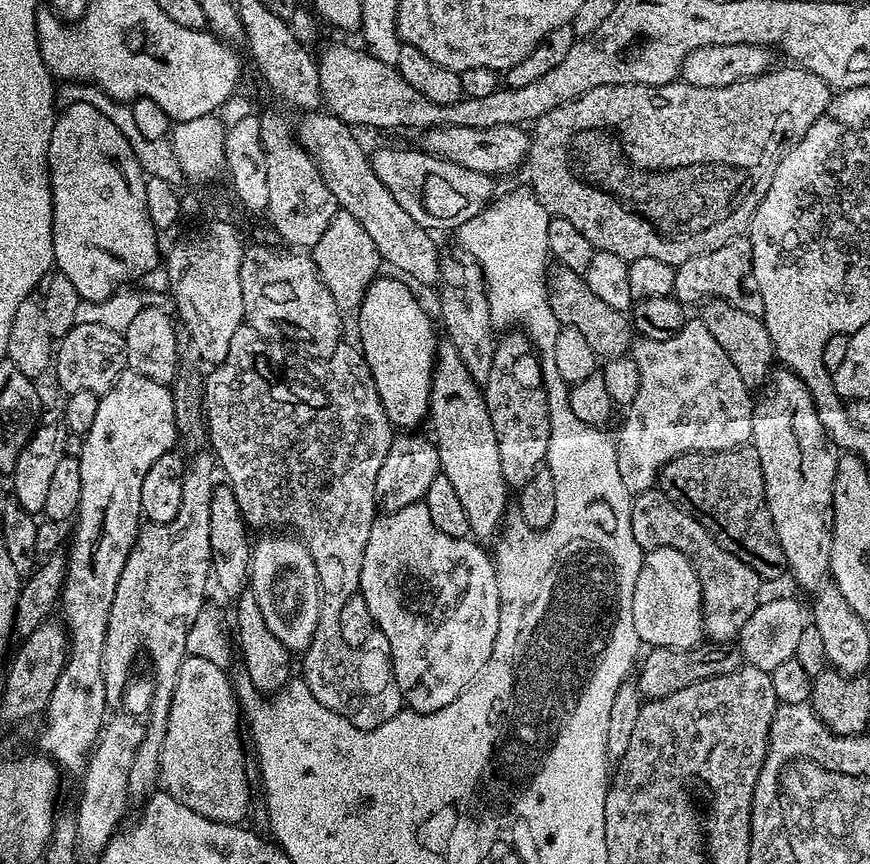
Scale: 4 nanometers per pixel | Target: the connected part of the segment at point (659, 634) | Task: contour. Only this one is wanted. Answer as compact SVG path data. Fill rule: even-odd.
M655 548L645 552L642 570L638 570L638 582L634 582L634 630L638 630L641 645L654 648L695 648L705 639L704 611L702 610L702 586L694 566L673 548Z

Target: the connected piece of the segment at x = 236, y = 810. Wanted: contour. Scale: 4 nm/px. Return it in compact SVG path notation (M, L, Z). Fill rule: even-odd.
M187 655L176 675L176 685L170 689L170 699L166 704L166 723L163 725L164 737L160 740L160 780L163 791L167 792L173 800L182 802L182 806L190 806L194 814L202 814L202 818L210 818L214 822L223 824L240 824L243 816L248 812L248 803L252 800L252 788L248 785L248 772L244 769L244 752L240 749L240 732L236 727L240 724L240 708L232 697L232 684L223 672L221 665L214 660L207 660L205 656Z

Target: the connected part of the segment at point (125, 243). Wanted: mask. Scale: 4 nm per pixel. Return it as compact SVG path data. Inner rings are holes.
M78 102L74 106L63 109L57 115L54 122L54 130L50 134L50 146L48 147L48 177L52 187L52 241L54 242L54 268L57 273L66 278L70 278L74 290L78 290L81 300L105 300L121 291L131 280L136 280L139 276L144 276L147 272L152 272L156 268L156 263L161 263L162 248L156 241L158 229L150 218L150 210L146 206L146 177L138 158L134 158L134 150L130 150L130 142L122 138L122 133L118 131L118 126L110 122L110 118L104 117L94 106L86 106L86 102Z

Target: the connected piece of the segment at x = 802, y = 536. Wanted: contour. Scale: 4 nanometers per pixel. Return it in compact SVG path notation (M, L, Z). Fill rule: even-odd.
M787 370L773 371L763 385L763 392L764 397L761 400L759 397L755 401L752 410L752 438L750 444L751 447L758 450L758 458L762 462L762 478L766 486L766 506L770 510L770 518L774 522L774 530L778 534L778 542L782 546L782 554L788 563L787 571L801 589L809 588L809 590L815 590L825 583L826 577L830 572L830 550L832 549L832 487L834 486L838 449L825 434L822 422L818 422L818 410L814 410L814 398L810 398L810 390L806 390L804 383L794 373Z

